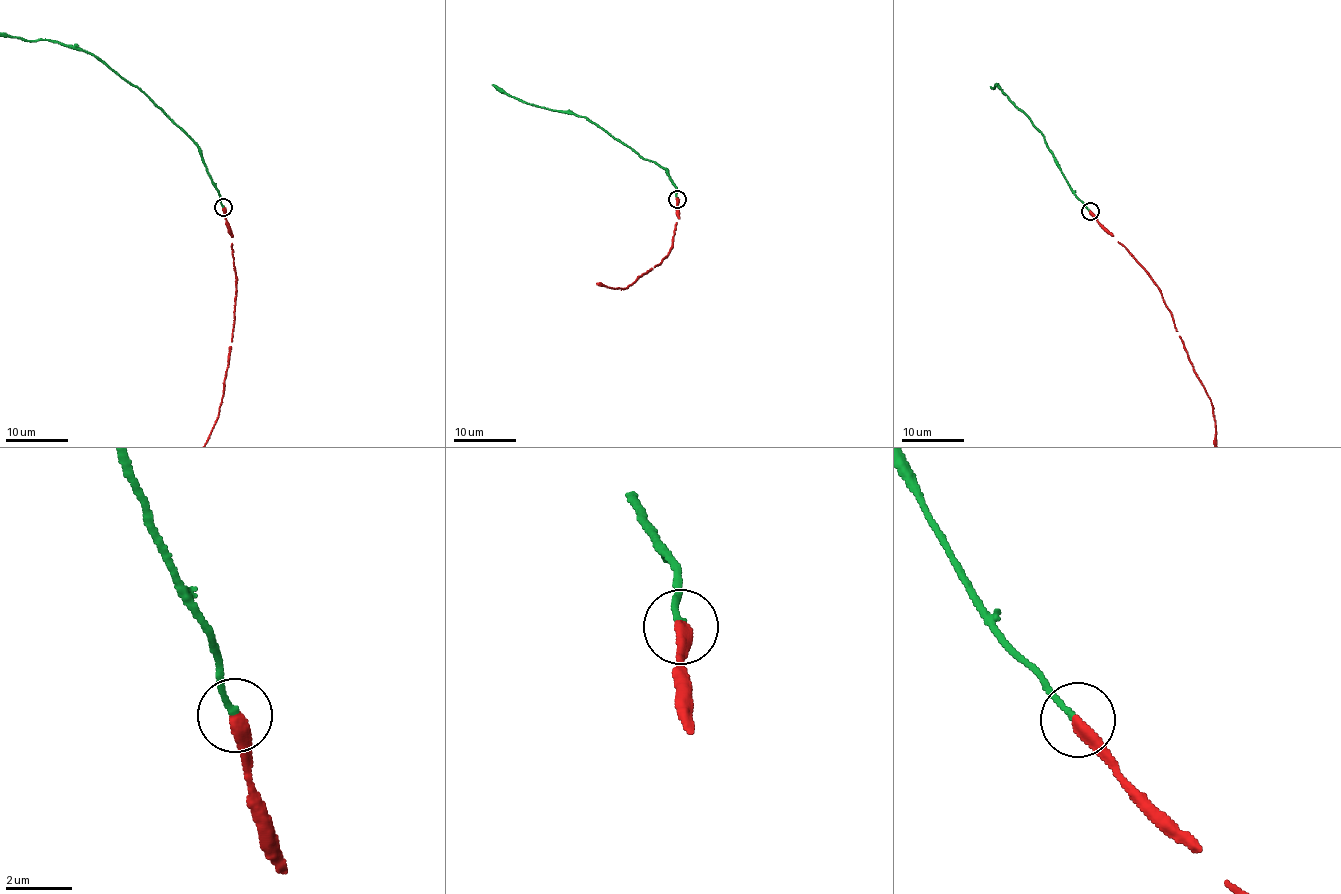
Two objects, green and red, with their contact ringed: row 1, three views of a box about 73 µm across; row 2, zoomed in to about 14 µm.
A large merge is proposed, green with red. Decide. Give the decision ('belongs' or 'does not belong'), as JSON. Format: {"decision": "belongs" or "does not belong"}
{"decision": "belongs"}

